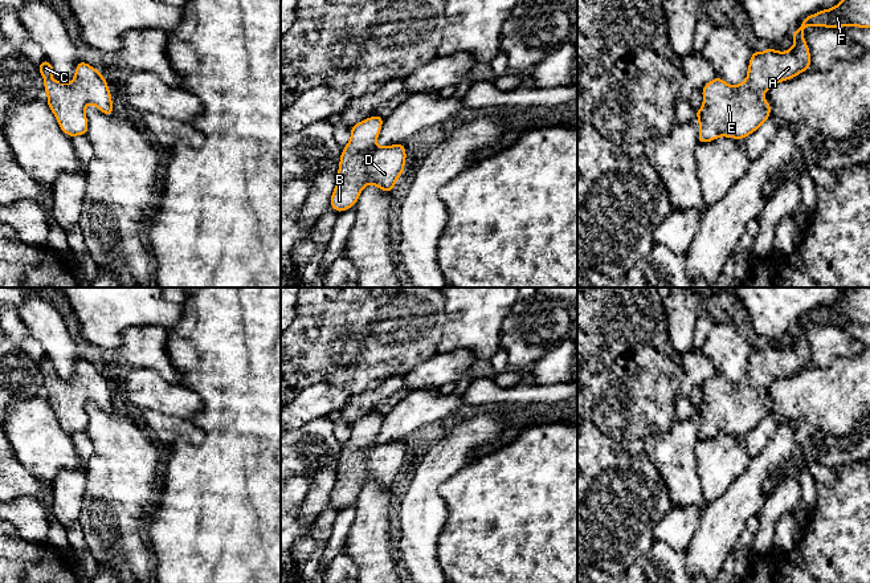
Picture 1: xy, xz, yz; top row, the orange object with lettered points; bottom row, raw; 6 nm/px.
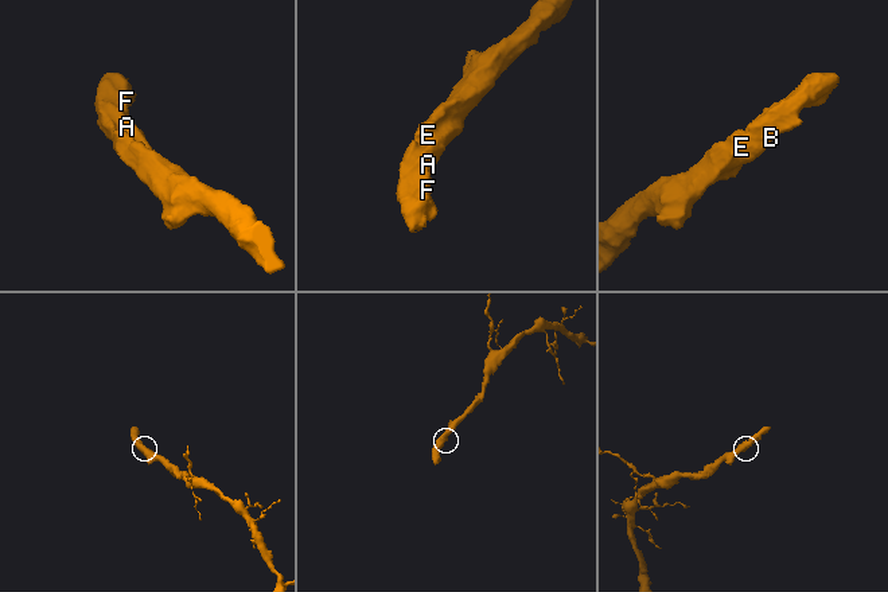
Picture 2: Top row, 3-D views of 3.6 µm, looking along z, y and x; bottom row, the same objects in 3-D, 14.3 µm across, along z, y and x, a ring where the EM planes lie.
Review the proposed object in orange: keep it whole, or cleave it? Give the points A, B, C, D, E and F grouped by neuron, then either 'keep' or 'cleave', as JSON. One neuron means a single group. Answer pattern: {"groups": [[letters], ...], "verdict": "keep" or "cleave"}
{"groups": [["A", "B", "C", "D", "E", "F"]], "verdict": "keep"}

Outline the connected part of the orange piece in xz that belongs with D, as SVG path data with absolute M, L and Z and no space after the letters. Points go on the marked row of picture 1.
M369 117L351 127L351 138L339 160L336 184L330 205L338 212L355 207L362 189L373 184L383 192L392 192L405 167L404 143L377 146L384 118Z

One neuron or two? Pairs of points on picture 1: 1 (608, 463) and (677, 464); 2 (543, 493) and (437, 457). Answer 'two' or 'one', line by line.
1: two
2: two

